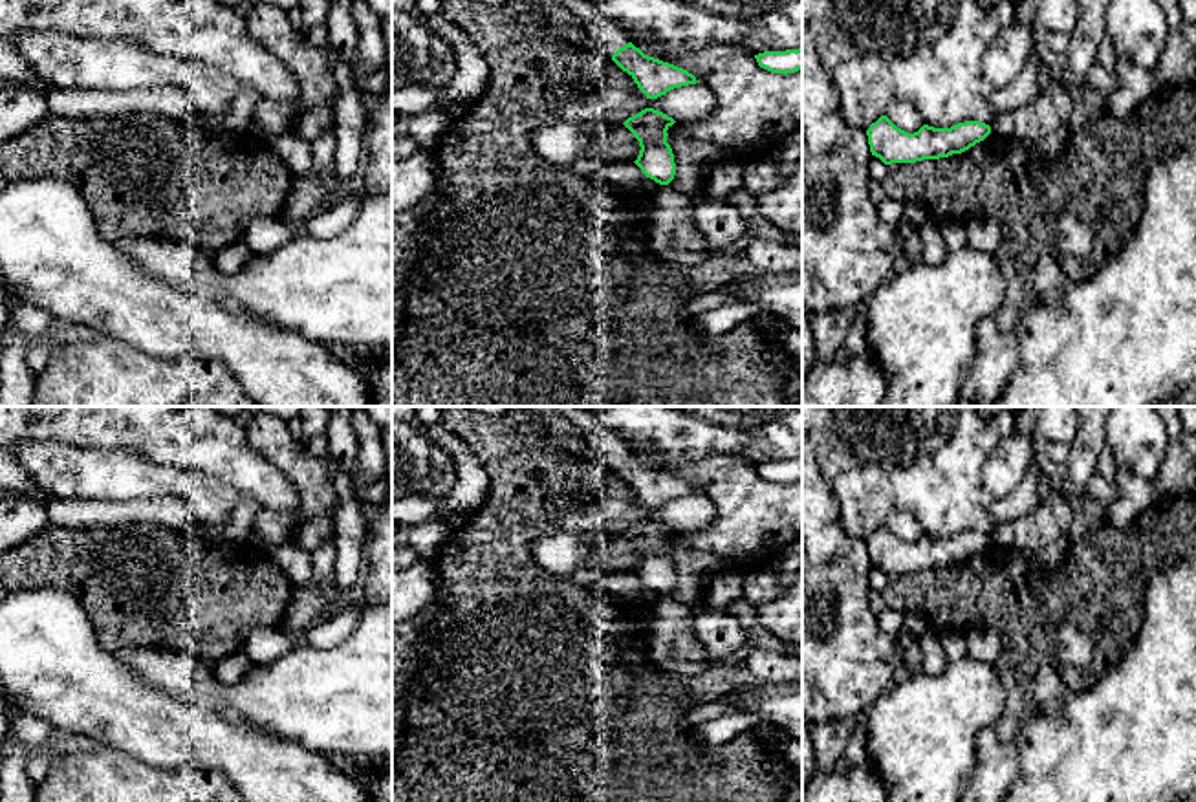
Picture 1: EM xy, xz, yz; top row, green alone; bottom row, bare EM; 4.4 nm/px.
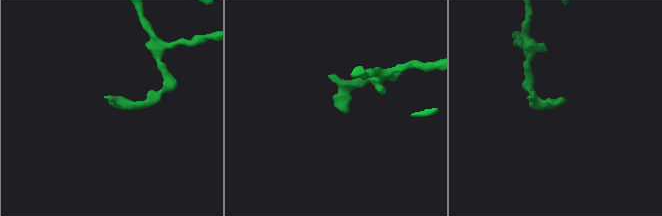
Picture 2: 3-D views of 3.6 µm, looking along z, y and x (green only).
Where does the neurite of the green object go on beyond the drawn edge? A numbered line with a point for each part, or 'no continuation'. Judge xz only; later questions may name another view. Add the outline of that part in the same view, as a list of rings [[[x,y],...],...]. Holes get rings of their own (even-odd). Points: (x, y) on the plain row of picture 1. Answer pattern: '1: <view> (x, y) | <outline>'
1: xz (605, 442) | [[[557,406],[557,410],[575,423],[584,441],[610,465],[630,452],[628,445],[615,432],[608,430],[590,410],[582,406]]]

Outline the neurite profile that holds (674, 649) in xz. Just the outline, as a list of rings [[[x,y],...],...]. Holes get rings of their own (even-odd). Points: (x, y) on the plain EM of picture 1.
[[[661,595],[652,606],[648,657],[665,674],[698,676],[709,668],[694,632],[694,606]]]

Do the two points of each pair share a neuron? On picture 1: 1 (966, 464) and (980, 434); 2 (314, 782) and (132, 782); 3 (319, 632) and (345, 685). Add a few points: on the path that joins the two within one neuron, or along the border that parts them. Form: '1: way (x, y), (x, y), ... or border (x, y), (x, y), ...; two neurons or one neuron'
1: way (966, 456), (966, 449), (973, 442); one neuron
2: border (189, 766), (217, 769), (231, 782); two neurons
3: border (359, 619), (334, 645), (301, 639); two neurons

